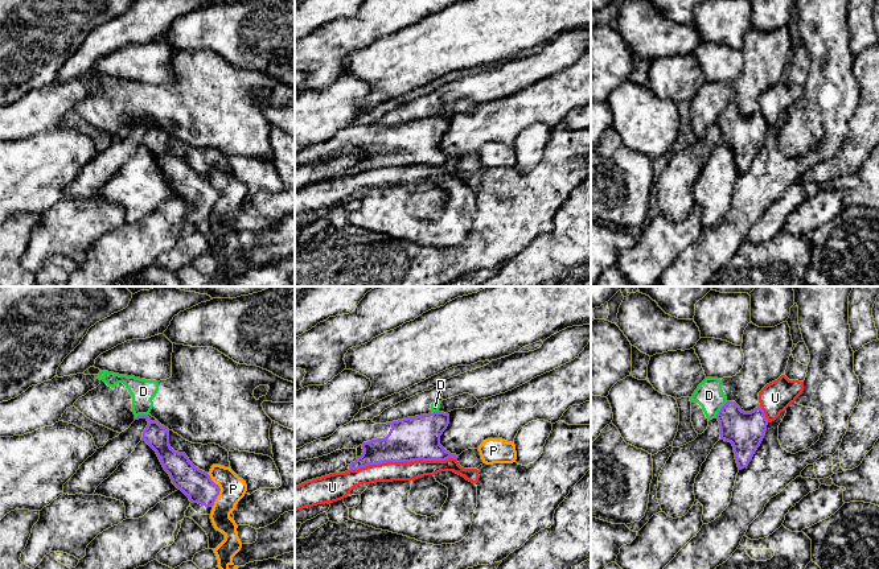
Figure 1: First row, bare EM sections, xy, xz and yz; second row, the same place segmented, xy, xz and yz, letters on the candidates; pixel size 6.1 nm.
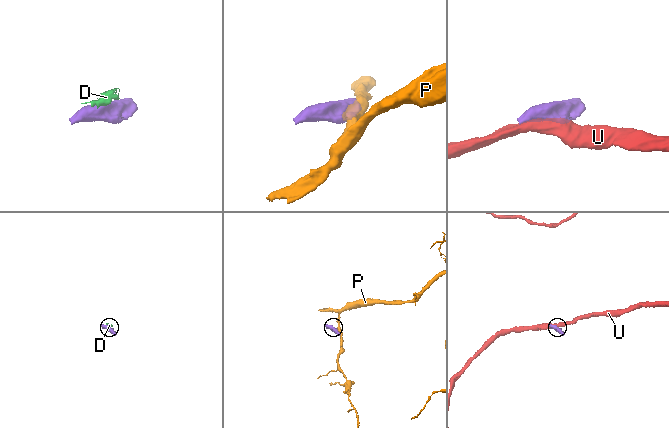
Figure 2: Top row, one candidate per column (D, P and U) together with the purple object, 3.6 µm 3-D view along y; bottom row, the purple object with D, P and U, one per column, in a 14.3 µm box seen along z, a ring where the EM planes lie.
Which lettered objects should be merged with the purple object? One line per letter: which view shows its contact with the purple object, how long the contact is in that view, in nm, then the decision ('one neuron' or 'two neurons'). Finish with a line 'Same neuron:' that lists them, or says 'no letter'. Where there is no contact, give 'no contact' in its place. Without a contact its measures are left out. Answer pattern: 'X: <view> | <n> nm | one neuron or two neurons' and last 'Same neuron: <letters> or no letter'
D: yz | 130 nm | two neurons
P: xy | 220 nm | two neurons
U: xz | 650 nm | two neurons
Same neuron: no letter

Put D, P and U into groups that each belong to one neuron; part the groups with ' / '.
D / P / U

